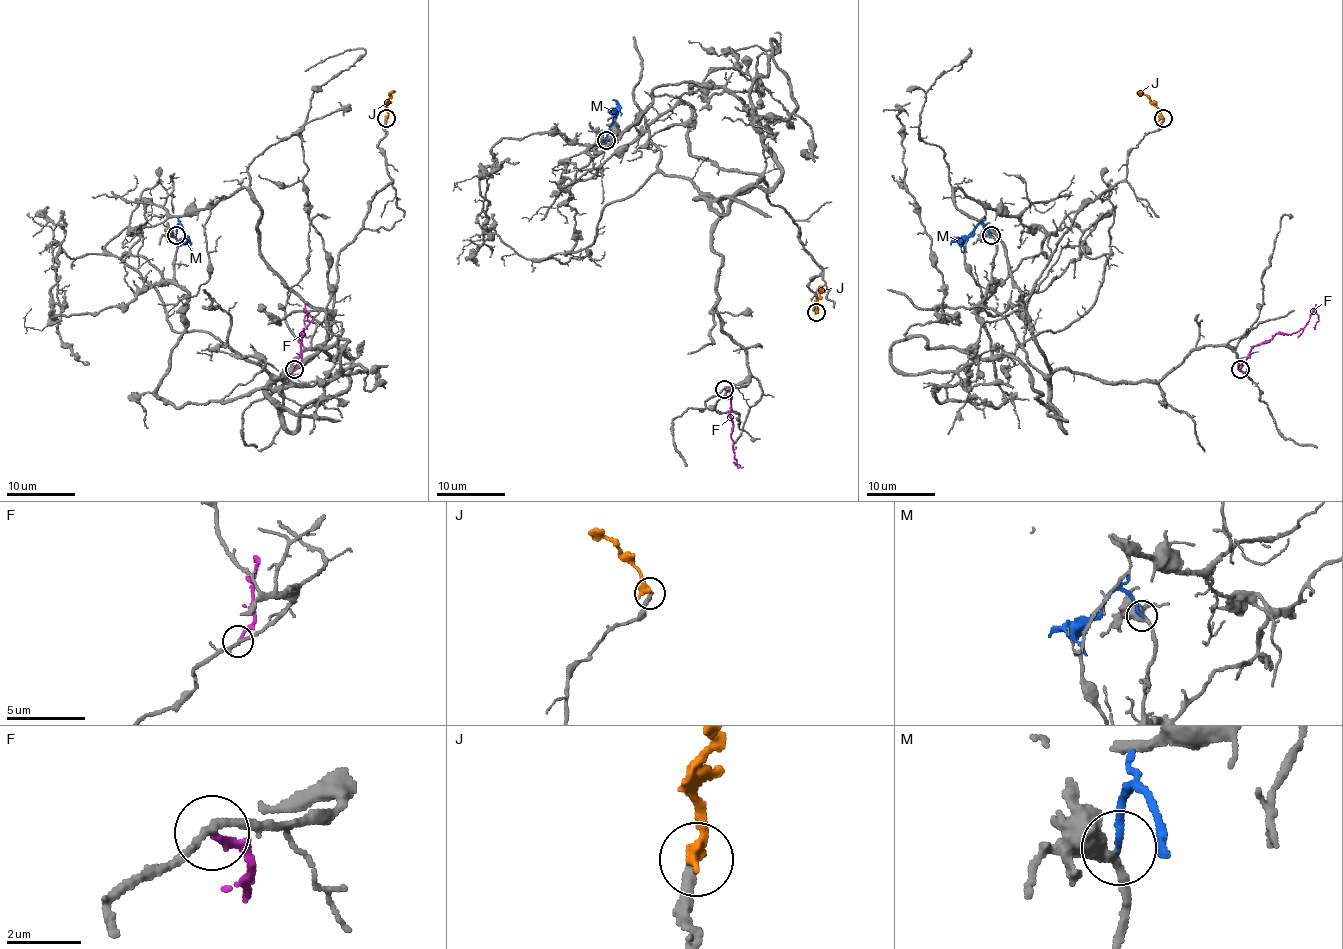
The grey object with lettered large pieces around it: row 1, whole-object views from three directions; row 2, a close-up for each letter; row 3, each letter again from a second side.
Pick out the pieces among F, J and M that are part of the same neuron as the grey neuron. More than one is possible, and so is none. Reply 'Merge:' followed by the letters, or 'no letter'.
Merge: M

